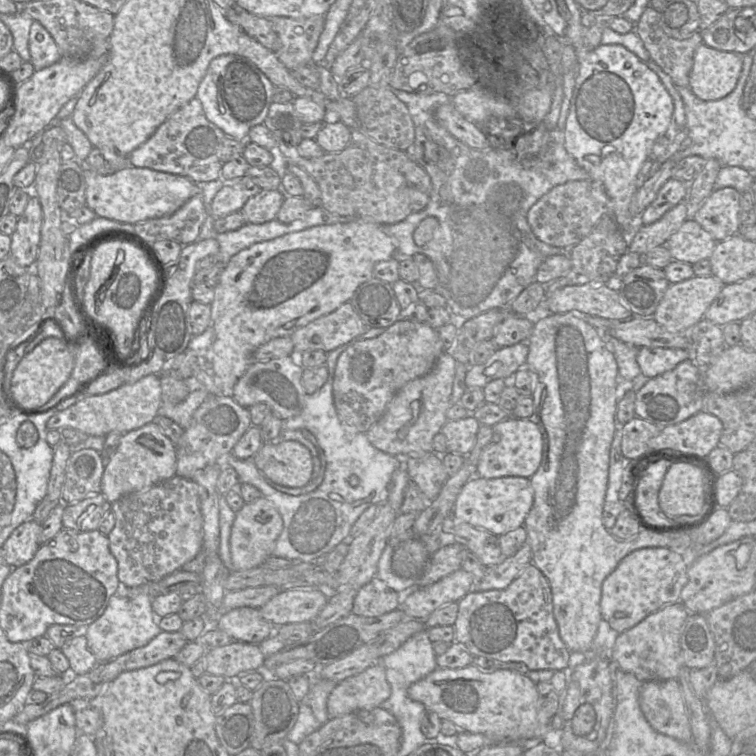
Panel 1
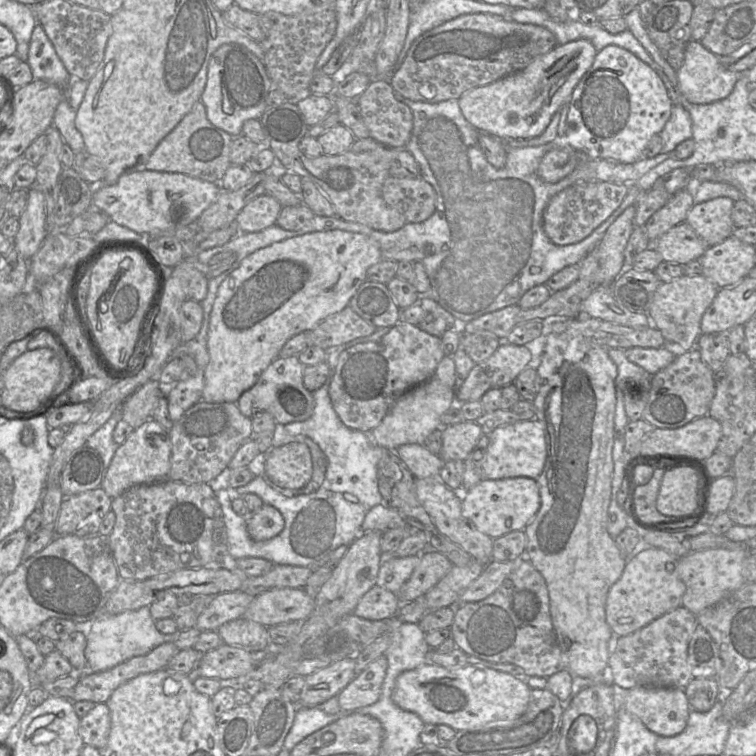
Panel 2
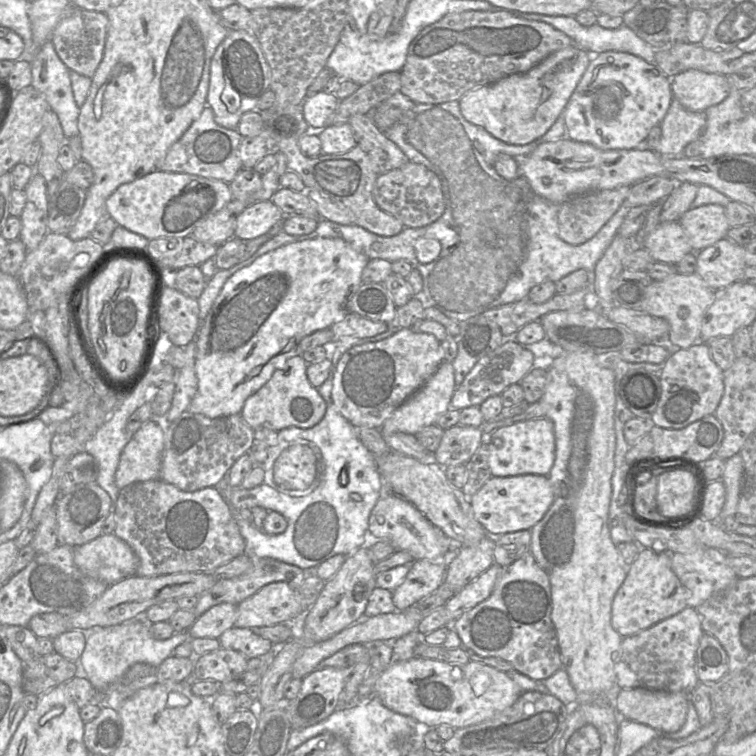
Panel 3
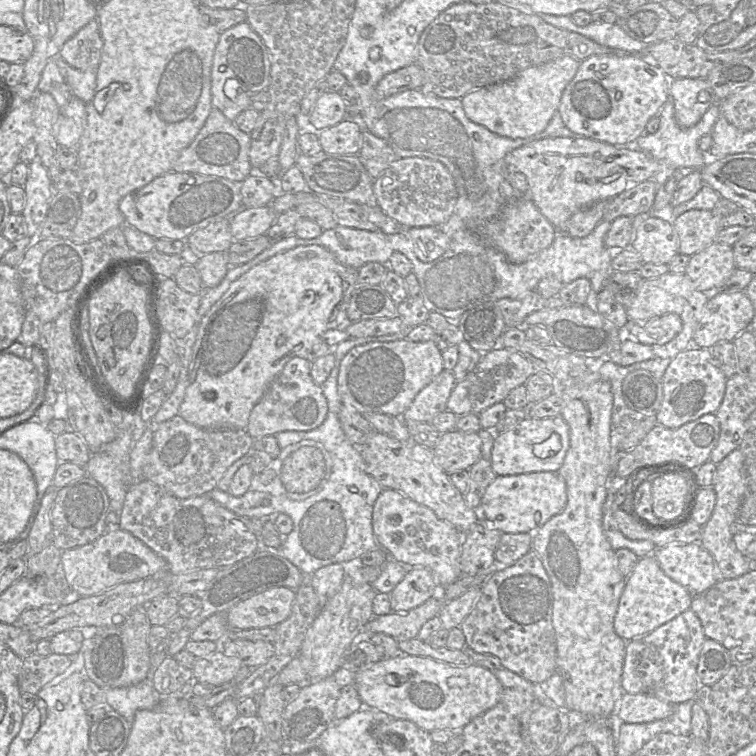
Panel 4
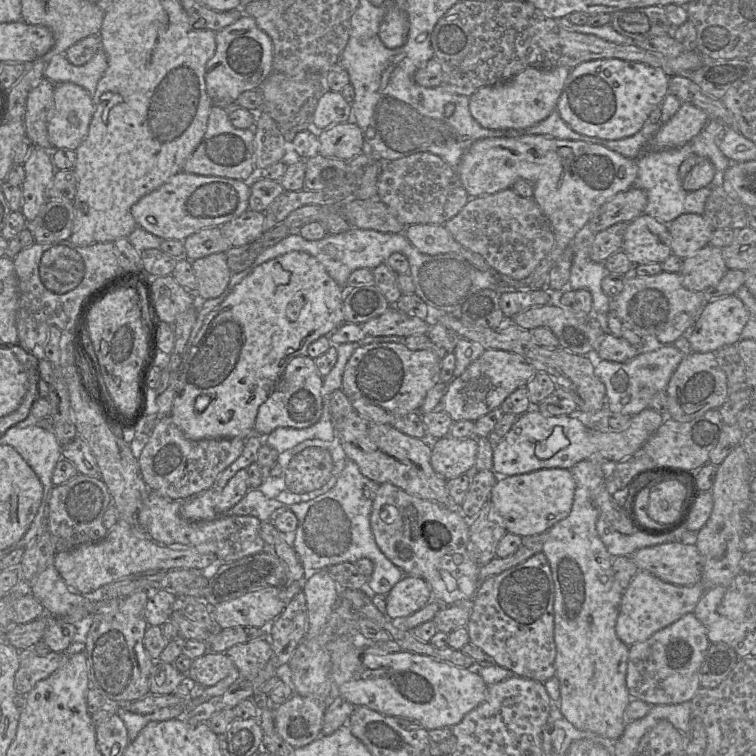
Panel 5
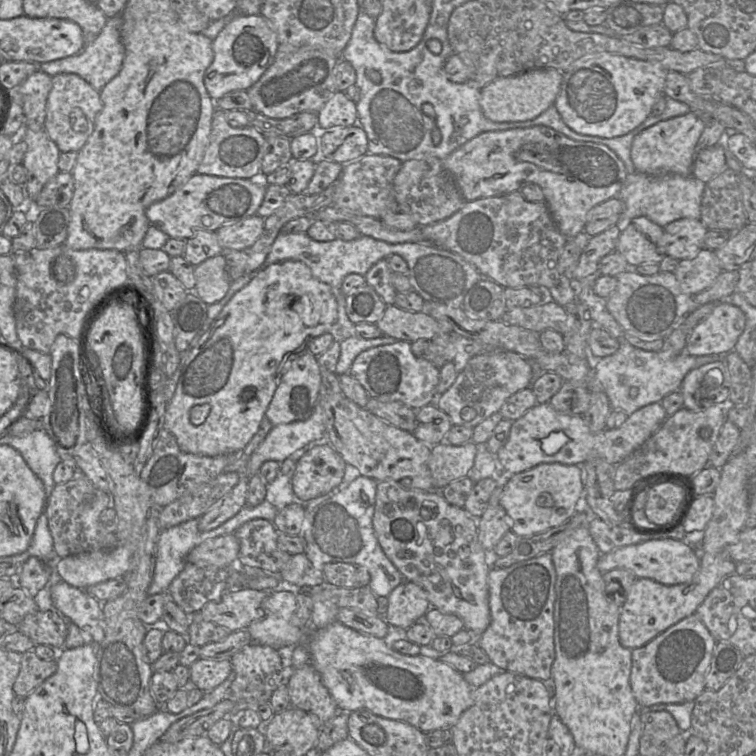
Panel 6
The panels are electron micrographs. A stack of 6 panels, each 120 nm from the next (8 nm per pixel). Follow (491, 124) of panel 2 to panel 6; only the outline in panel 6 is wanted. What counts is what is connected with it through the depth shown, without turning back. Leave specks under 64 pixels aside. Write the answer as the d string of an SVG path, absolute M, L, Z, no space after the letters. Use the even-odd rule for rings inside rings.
M531 69L517 75L495 79L481 89L479 103L482 113L493 122L532 120L554 105L562 79L563 72L557 69Z

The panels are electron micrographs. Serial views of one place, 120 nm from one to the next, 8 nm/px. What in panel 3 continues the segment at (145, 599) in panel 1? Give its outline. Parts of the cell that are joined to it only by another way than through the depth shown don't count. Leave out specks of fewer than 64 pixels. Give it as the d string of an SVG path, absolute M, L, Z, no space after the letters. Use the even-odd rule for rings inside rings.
M144 616L125 621L121 624L99 627L94 626L89 630L81 630L86 634L86 646L80 657L87 679L99 694L106 694L106 703L117 703L131 697L140 689L148 686L154 679L155 674L140 678L128 685L118 682L127 670L136 663L146 663L158 668L161 663L183 642L190 639L188 632L177 632L166 640L157 640L151 632L151 624Z

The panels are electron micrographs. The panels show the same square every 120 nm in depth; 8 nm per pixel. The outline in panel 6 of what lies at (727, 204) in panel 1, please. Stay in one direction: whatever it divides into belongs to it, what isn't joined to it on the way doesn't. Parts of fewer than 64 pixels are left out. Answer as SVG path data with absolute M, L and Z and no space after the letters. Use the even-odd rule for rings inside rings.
M683 218L664 228L664 251L677 260L690 259L704 247L706 226L699 219Z

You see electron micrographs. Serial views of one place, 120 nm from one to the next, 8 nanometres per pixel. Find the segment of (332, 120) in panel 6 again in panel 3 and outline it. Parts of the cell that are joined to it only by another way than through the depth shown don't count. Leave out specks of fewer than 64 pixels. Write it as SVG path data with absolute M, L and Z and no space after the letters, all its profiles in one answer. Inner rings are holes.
M320 91L308 95L302 103L305 120L313 128L325 128L339 106L339 101L341 100L333 93Z

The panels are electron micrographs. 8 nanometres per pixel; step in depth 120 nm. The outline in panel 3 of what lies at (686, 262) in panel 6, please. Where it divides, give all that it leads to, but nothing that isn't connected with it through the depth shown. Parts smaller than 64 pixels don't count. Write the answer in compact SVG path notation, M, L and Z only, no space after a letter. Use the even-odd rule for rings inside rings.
M727 237L696 253L696 274L713 290L737 282L746 268L745 248Z

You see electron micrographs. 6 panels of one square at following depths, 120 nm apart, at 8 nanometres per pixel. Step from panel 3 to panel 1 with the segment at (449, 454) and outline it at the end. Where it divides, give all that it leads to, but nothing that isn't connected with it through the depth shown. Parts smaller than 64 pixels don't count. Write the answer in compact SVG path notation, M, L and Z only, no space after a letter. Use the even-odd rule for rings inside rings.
M473 414L459 420L448 420L441 429L447 439L448 452L467 456L475 446L480 426Z

